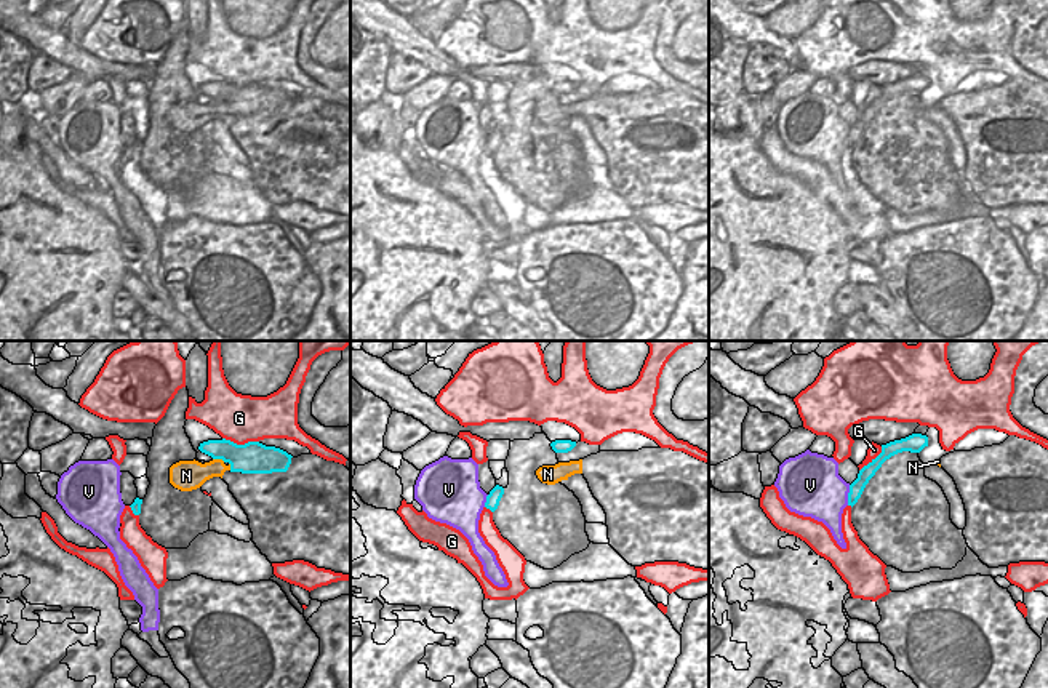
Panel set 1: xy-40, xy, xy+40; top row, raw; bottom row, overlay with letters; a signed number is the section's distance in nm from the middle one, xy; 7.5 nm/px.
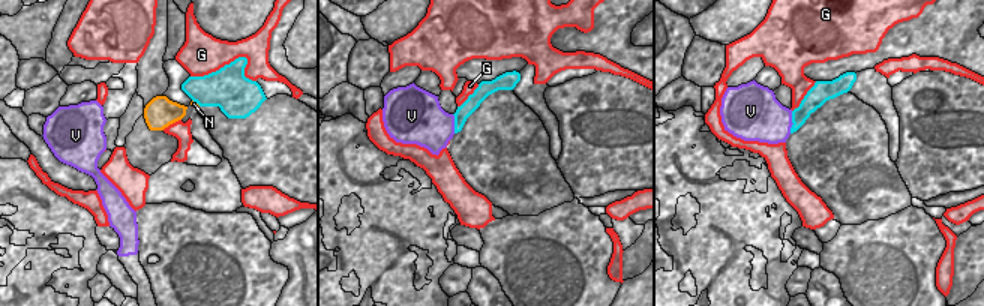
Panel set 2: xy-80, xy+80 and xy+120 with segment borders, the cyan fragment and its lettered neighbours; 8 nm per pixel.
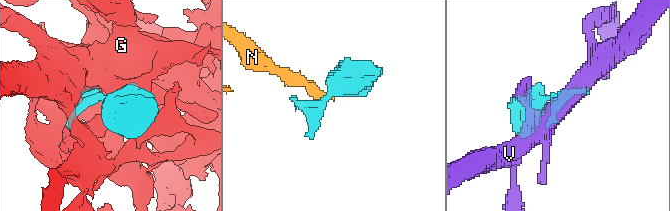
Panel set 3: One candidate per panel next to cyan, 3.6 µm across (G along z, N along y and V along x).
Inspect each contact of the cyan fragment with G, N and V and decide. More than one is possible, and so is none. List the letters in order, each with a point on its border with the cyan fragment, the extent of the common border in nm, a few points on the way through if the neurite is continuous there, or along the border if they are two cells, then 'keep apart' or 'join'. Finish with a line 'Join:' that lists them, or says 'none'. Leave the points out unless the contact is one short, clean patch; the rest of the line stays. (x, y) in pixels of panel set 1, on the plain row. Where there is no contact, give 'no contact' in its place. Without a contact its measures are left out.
G: meets cyan in xy-40 at (240, 87); contact 280 nm long; keep apart
N: meets cyan in xy-40 at (220, 100); contact 100 nm long; border along xy-40 (213, 100), (224, 103); keep apart
V: meets cyan in xy+40 at (848, 136); contact 160 nm long; border along xy+40 (850, 127), (847, 146); keep apart
Join: none

